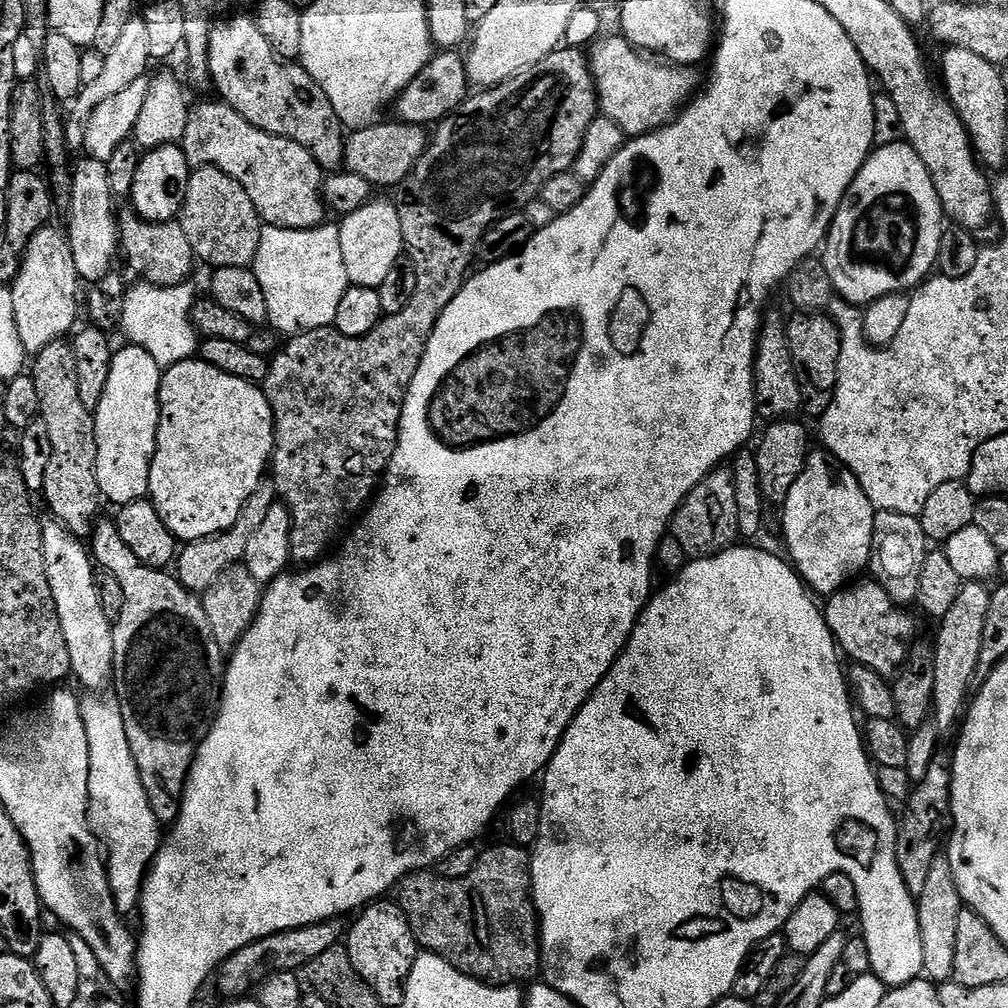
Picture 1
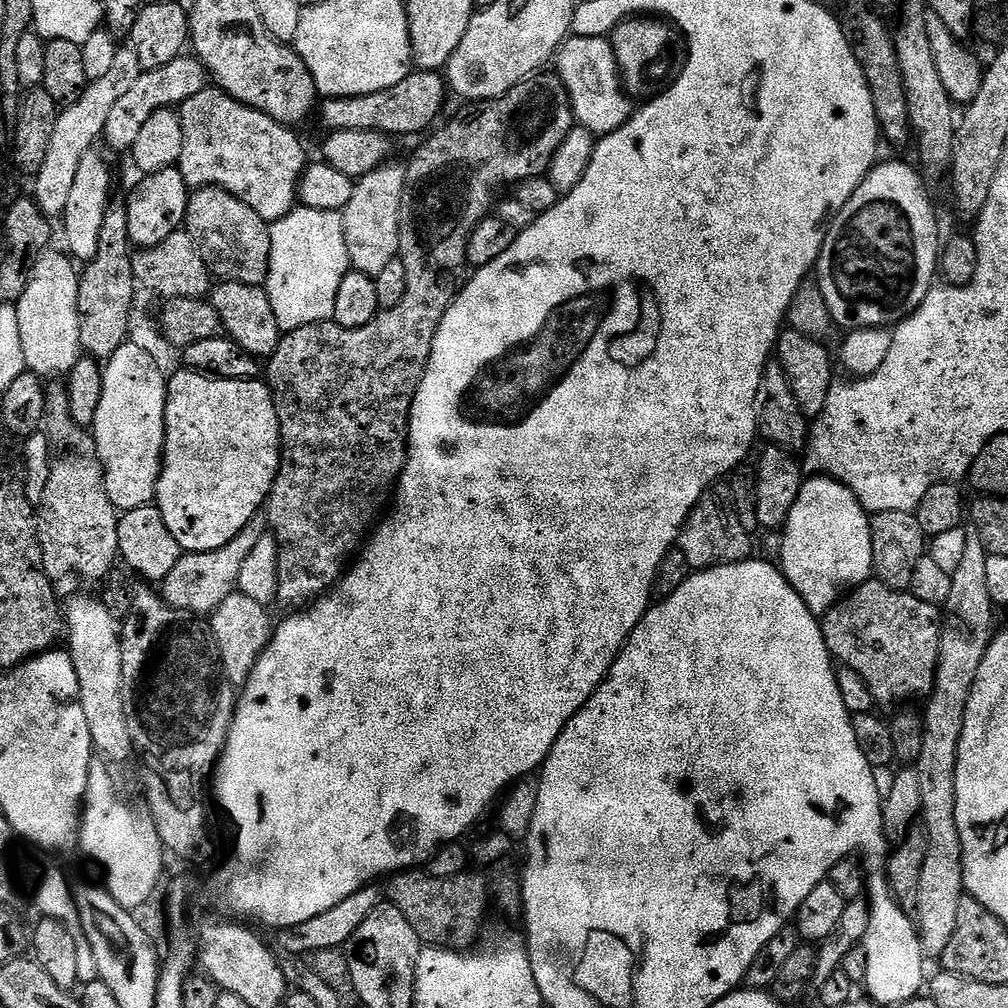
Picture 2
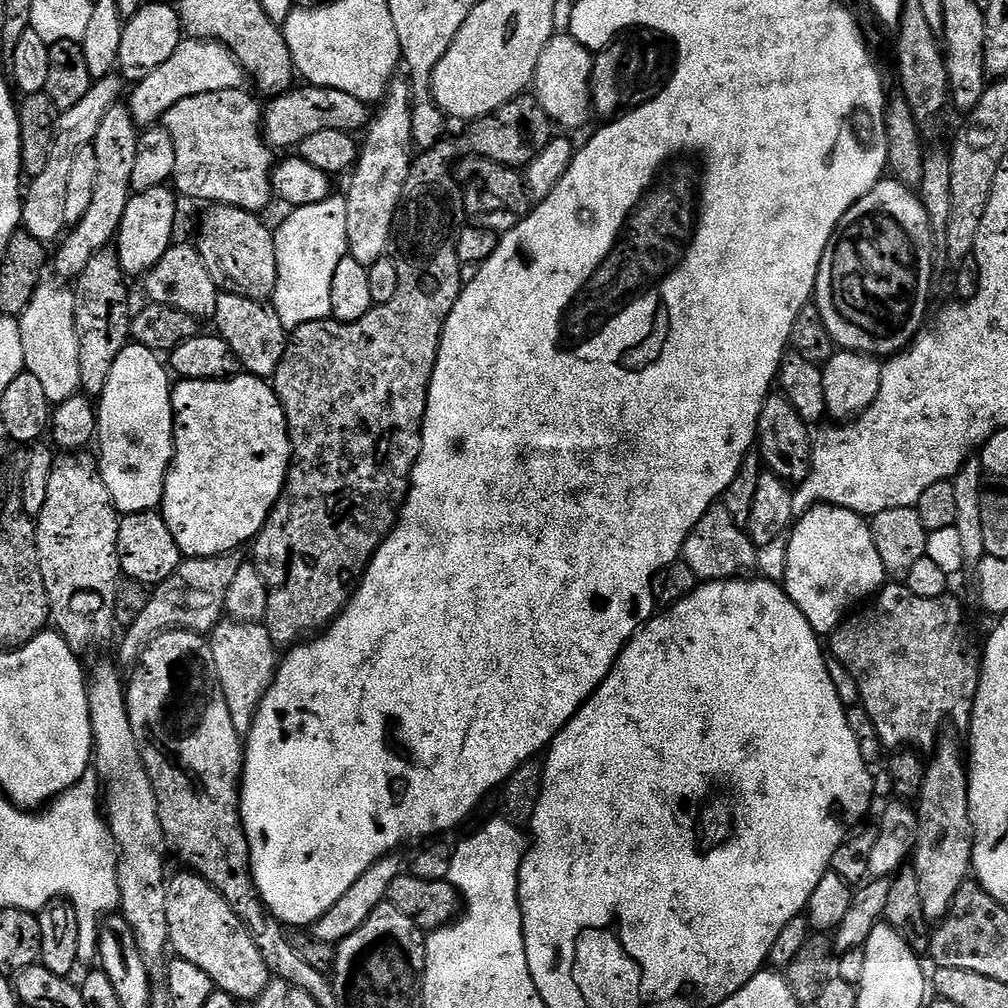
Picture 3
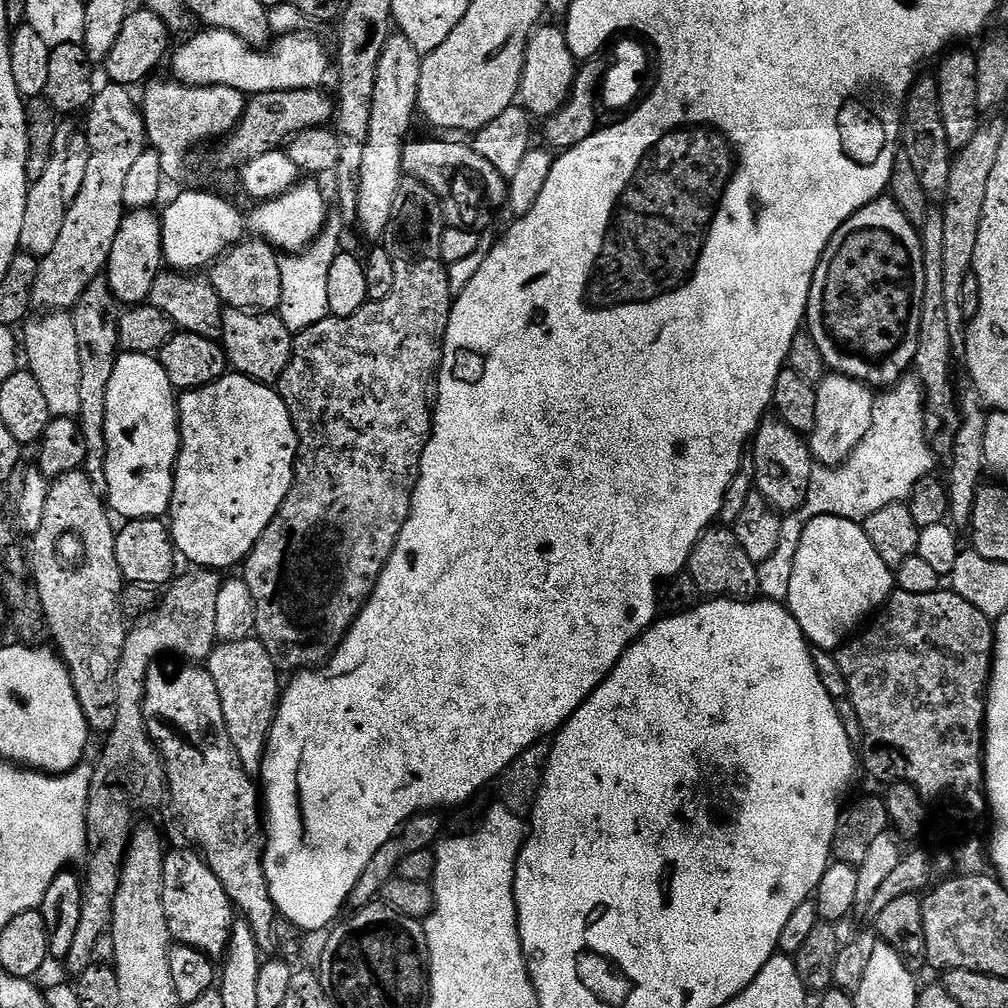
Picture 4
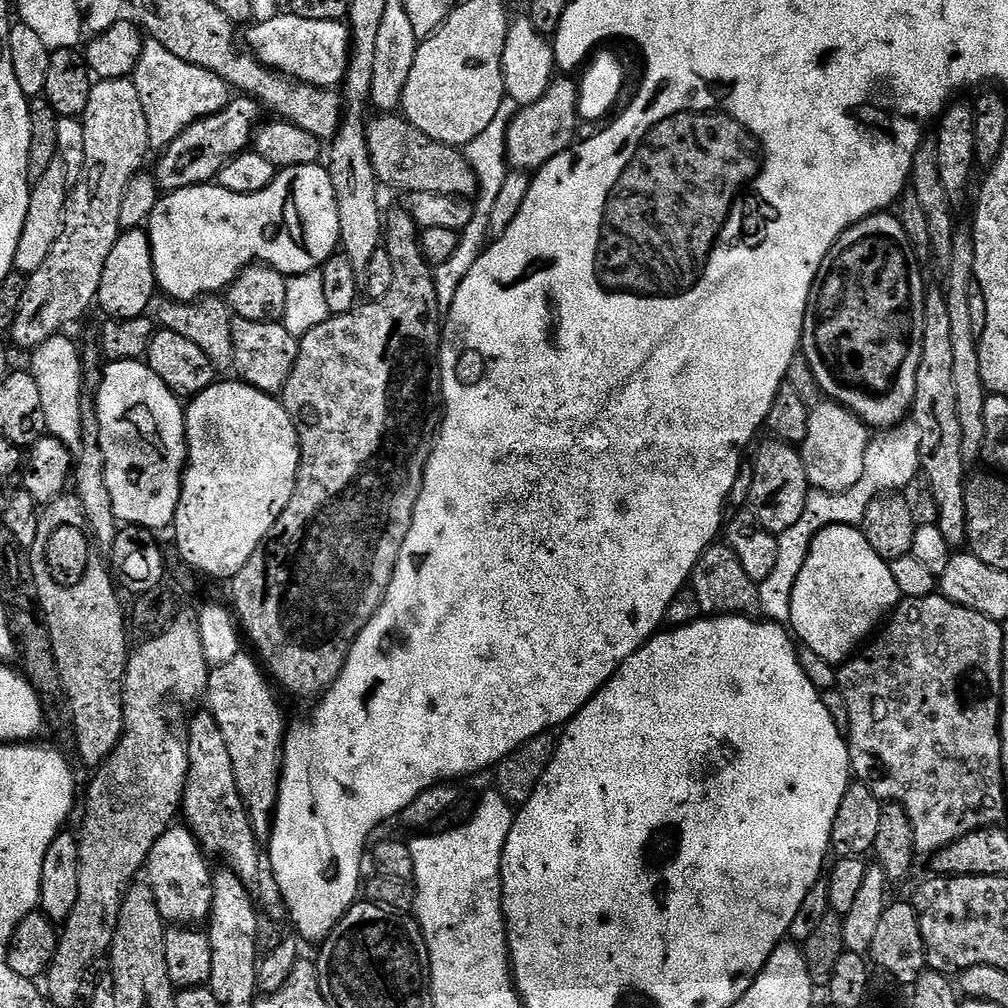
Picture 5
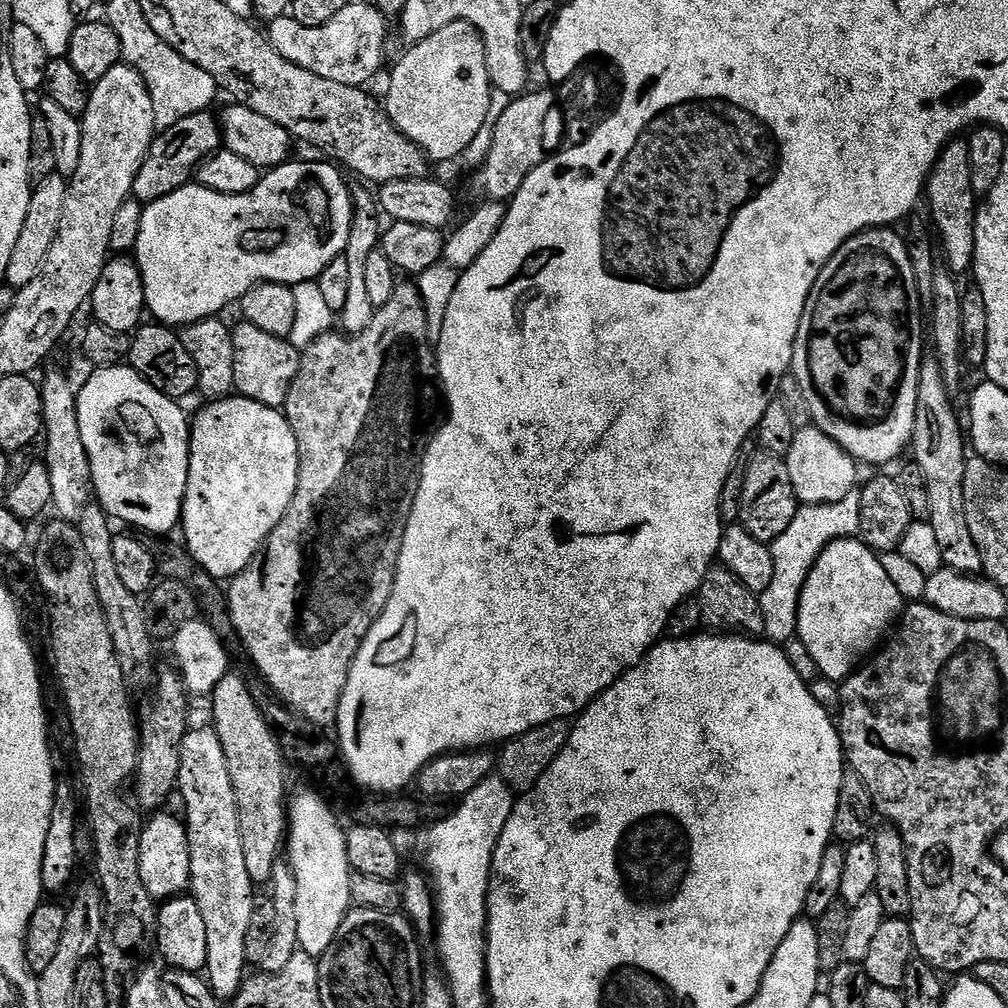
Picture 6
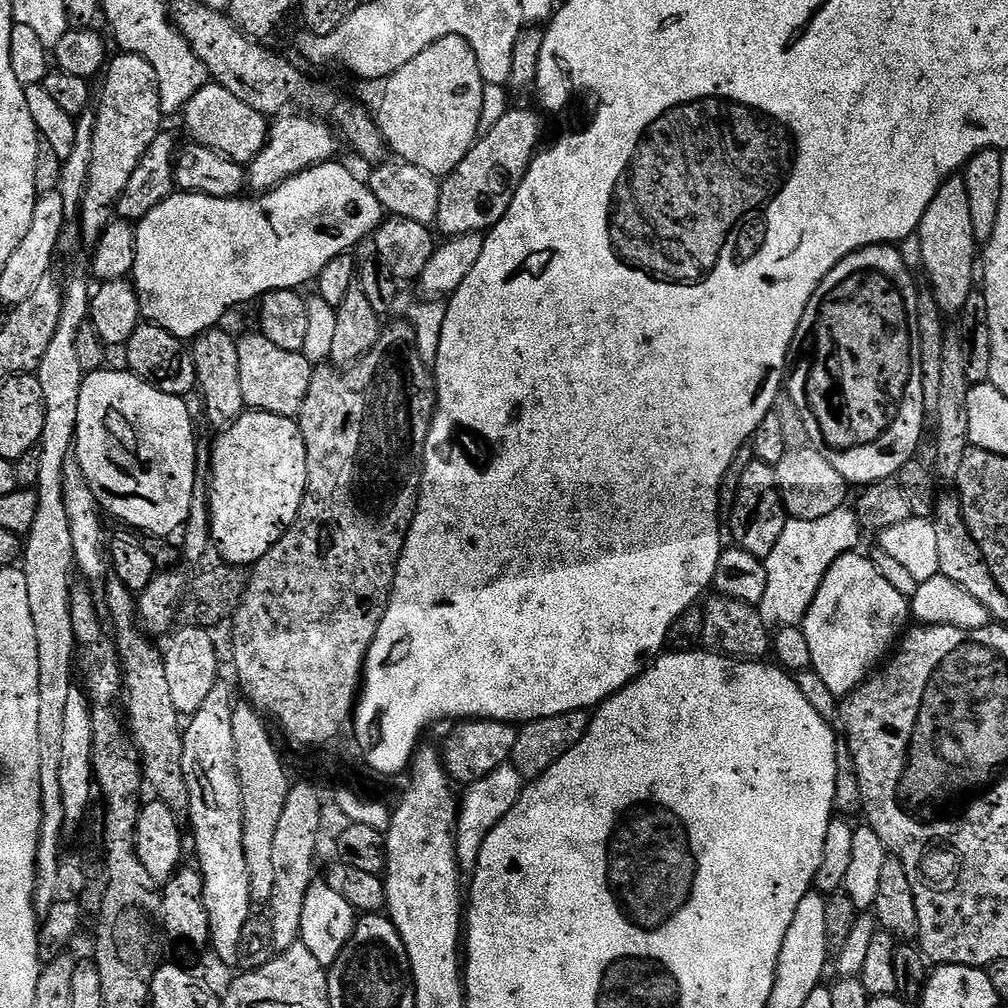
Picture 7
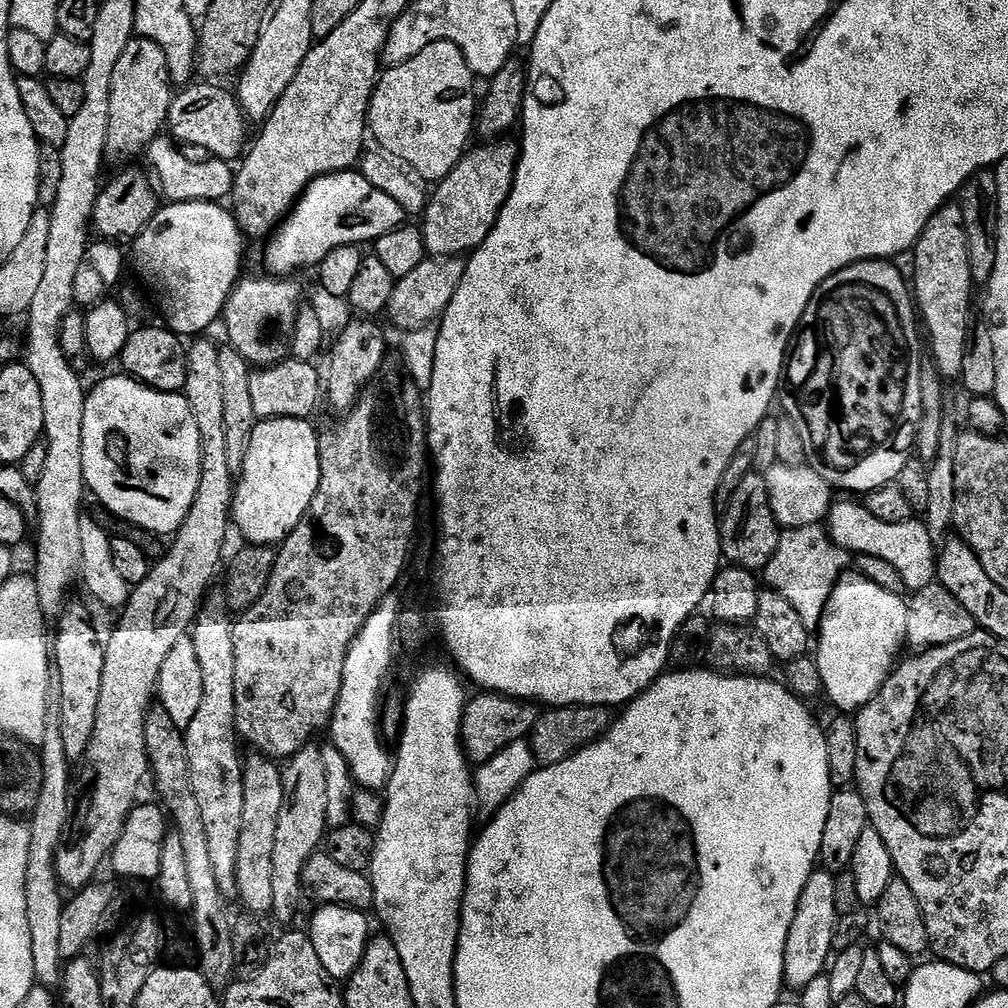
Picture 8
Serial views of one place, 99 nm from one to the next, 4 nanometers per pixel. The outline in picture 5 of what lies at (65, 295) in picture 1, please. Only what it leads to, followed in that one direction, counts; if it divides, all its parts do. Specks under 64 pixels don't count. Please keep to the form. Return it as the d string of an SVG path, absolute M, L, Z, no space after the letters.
M68 334L52 336L32 353L30 371L42 394L42 414L46 418L47 435L58 438L67 448L79 449L82 442L82 398L84 391L84 361L81 349L76 349Z

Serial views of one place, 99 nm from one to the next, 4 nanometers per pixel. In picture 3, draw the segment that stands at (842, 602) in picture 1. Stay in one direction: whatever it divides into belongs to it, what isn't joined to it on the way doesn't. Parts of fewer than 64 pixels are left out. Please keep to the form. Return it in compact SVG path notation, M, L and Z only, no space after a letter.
M900 582L885 583L871 603L864 607L859 609L860 616L849 615L832 633L831 659L842 662L842 666L850 670L854 682L858 682L859 707L870 714L874 730L878 730L878 738L884 743L885 749L904 750L909 746L916 750L931 749L941 735L940 727L951 716L960 724L969 723L972 702L976 699L980 685L982 660L978 648L972 645L968 637L968 628L964 625L964 608L952 594L938 598L918 598L918 594Z

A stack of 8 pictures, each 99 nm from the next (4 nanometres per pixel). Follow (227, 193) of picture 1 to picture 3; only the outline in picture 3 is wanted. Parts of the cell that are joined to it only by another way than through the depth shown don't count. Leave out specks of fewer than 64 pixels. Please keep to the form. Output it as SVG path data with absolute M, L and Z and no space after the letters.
M214 204L207 210L209 212L205 214L204 221L200 224L198 247L202 262L206 262L206 270L210 278L214 278L217 289L251 300L271 301L278 282L278 258L273 229L271 227L268 229L260 221L261 217L257 213L247 212L229 204Z

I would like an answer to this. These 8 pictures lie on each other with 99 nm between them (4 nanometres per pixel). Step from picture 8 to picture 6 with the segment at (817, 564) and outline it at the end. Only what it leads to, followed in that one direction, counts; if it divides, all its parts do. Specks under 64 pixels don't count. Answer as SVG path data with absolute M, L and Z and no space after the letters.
M853 494L842 502L810 504L797 507L794 522L786 526L786 534L773 540L770 547L774 558L774 579L765 592L759 593L764 619L764 636L772 642L787 642L797 635L800 595L806 578L818 562L822 550L835 540L851 540L860 531L860 497Z

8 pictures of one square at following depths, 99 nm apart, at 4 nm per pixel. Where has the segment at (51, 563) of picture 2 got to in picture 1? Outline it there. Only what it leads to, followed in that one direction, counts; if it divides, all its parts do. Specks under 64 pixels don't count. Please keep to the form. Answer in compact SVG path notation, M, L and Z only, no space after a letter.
M67 339L55 340L53 344L35 353L30 364L30 374L34 378L34 386L38 386L38 395L42 398L40 419L46 422L46 430L50 430L50 466L46 466L46 482L42 499L48 503L53 517L59 520L64 527L81 538L91 537L92 529L98 523L101 515L100 504L102 497L96 471L98 470L98 438L96 437L96 418L93 409L87 408L78 395L78 362L74 358L74 350Z

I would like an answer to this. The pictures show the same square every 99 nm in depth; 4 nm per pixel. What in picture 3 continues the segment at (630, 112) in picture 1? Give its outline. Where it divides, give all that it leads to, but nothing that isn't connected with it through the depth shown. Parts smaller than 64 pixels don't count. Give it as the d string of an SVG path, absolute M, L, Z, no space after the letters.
M571 34L553 35L538 58L534 98L548 115L553 125L564 128L580 128L588 119L593 119L592 110L592 61L593 53L582 46Z

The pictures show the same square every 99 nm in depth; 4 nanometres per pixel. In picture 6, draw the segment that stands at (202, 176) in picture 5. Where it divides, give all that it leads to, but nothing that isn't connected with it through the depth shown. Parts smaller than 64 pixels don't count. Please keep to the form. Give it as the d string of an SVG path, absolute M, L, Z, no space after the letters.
M211 111L190 114L157 135L146 162L142 162L142 170L138 170L138 178L134 178L132 196L135 199L147 206L158 202L158 198L166 198L166 194L174 194L174 190L184 187L197 175L200 165L208 157L221 151L222 129L219 119L212 115Z

